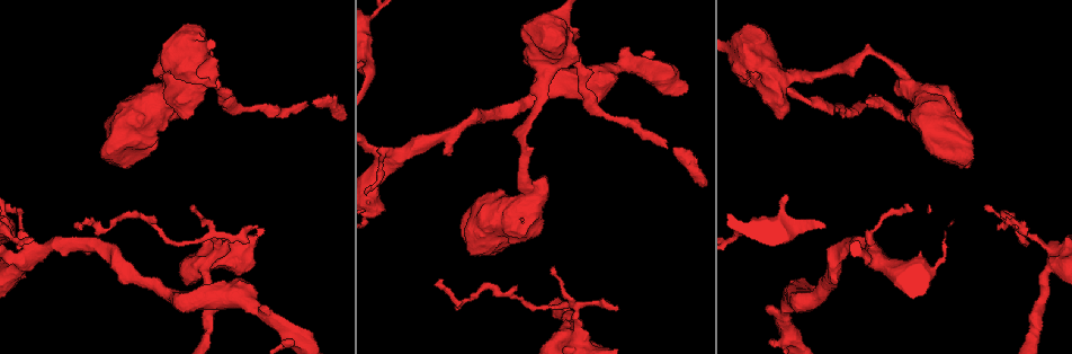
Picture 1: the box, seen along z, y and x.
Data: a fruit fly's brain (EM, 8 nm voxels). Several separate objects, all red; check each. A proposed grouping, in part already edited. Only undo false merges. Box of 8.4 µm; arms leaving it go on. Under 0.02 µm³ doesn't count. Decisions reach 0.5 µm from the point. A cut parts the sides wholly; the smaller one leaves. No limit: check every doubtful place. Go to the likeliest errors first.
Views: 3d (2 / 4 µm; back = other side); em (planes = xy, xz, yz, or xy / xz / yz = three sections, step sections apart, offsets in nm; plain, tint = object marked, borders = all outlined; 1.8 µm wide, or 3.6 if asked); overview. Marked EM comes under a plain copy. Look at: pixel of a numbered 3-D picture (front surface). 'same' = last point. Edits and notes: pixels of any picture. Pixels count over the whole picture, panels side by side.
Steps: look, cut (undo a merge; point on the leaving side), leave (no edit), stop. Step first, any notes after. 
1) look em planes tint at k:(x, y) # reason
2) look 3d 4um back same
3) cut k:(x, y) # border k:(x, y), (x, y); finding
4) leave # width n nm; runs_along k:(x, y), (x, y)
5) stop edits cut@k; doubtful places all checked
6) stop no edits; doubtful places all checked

look em planes tint at 1:(213, 235) # sharp bend

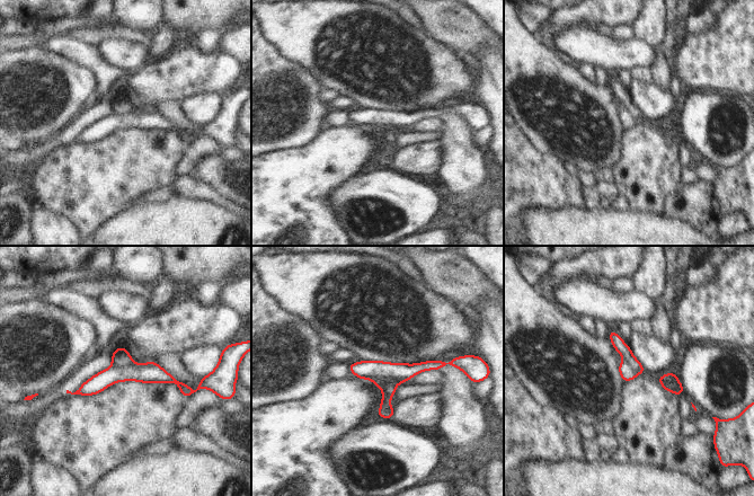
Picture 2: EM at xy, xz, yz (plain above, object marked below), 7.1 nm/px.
cut 2:(398, 372) # border 2:(370, 379), (386, 378), (397, 383); a second cell is stuck on

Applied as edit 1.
look 3d 4um back at 1:(1054, 251) # four-way junction

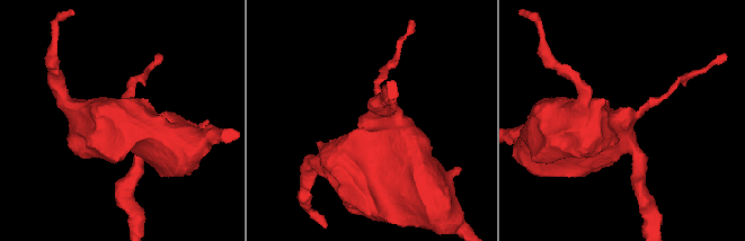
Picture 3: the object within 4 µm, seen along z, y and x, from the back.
look em planes borders at 3:(620, 120)

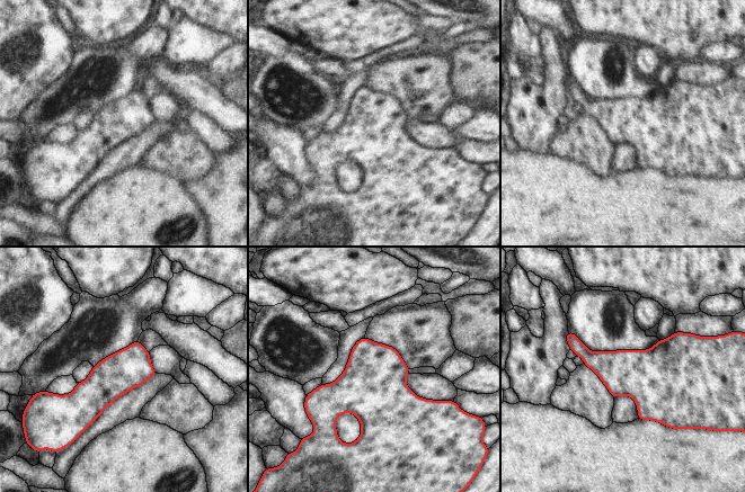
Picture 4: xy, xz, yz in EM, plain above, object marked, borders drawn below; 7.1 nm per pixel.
leave # width 280 nm; continuous, no second cell

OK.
look em planes tint at 1:(26, 262)

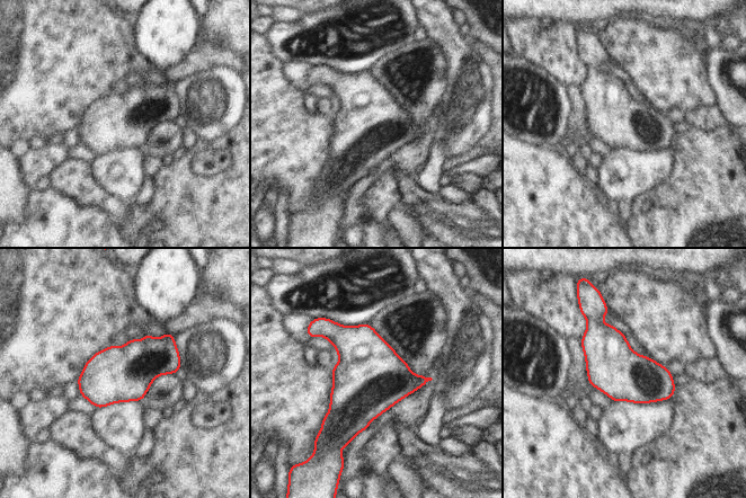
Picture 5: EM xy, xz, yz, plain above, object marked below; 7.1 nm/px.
leave # width 380 nm; continuous, no second cell

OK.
look 3d 4um at 1:(777, 81) # thick turns thin

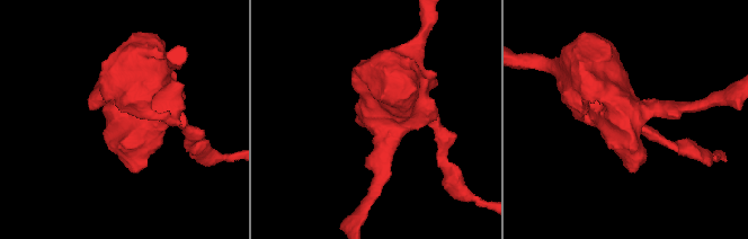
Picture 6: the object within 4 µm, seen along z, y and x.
look em 3.6um xy step 4 tint at 6:(387, 118)

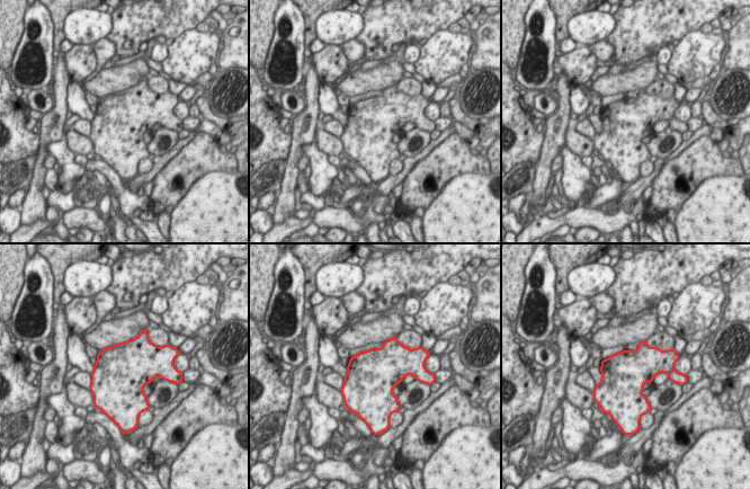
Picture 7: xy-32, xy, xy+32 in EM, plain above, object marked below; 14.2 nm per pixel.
look em 3.6um planes tint same

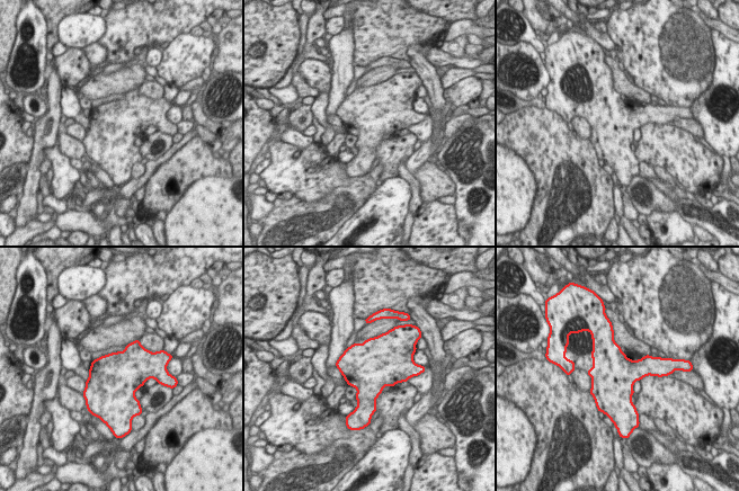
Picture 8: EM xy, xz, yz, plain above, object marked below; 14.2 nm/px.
leave # all the same cell

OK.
stop edits cut@2; doubtful places all checked

